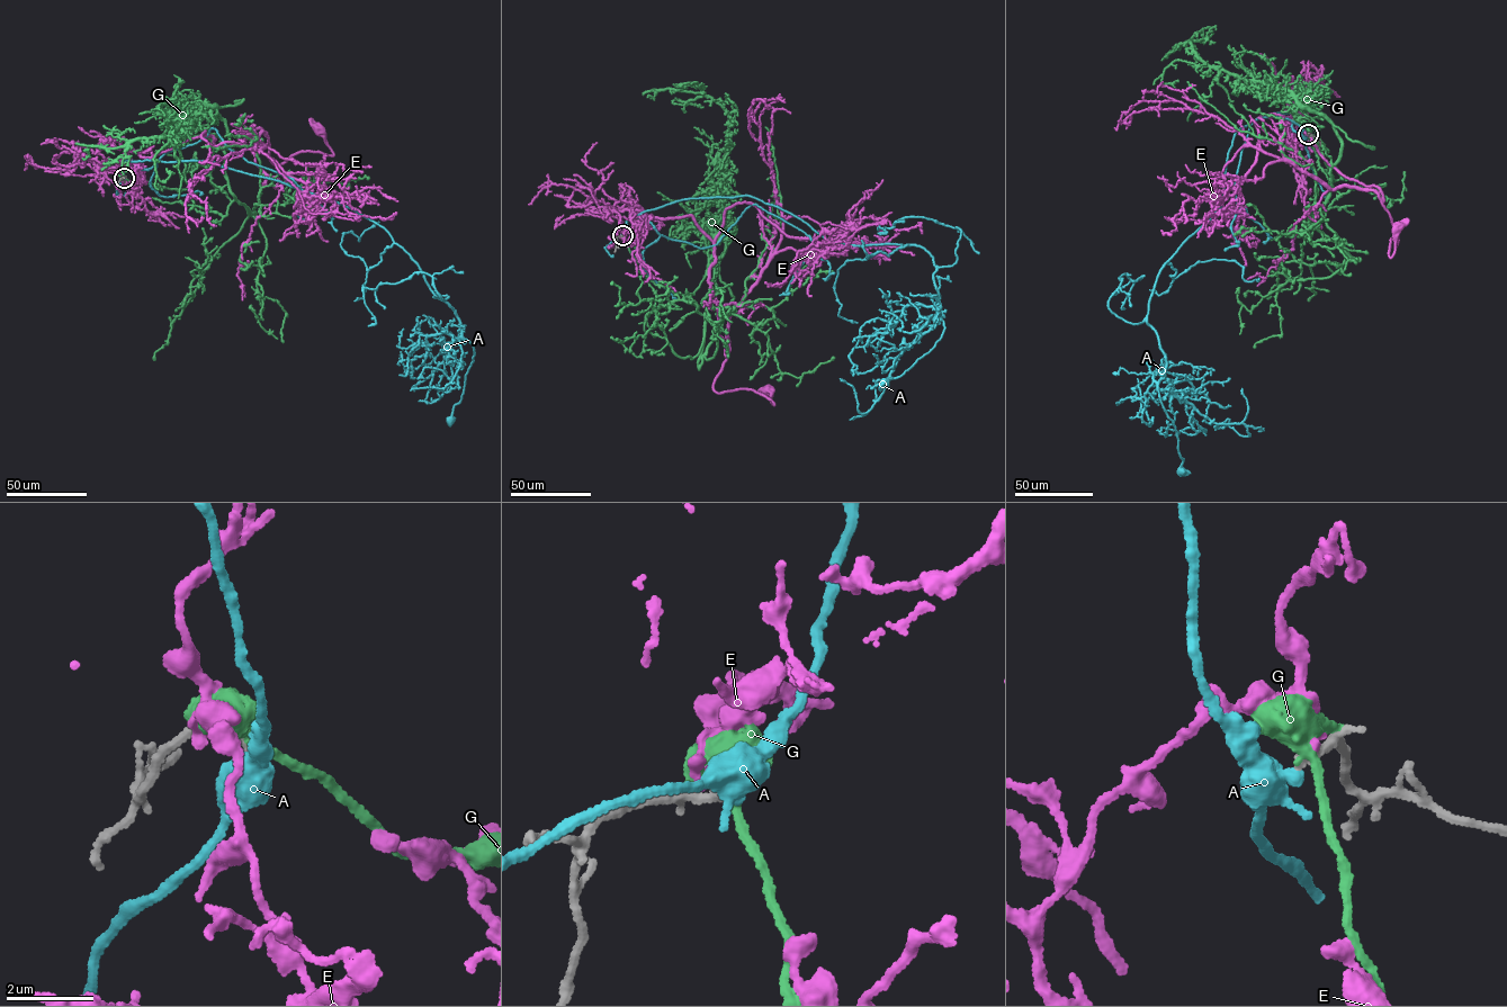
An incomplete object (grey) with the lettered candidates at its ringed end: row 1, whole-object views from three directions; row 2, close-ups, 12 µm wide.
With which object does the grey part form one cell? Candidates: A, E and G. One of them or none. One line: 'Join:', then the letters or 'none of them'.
Join: none of them

